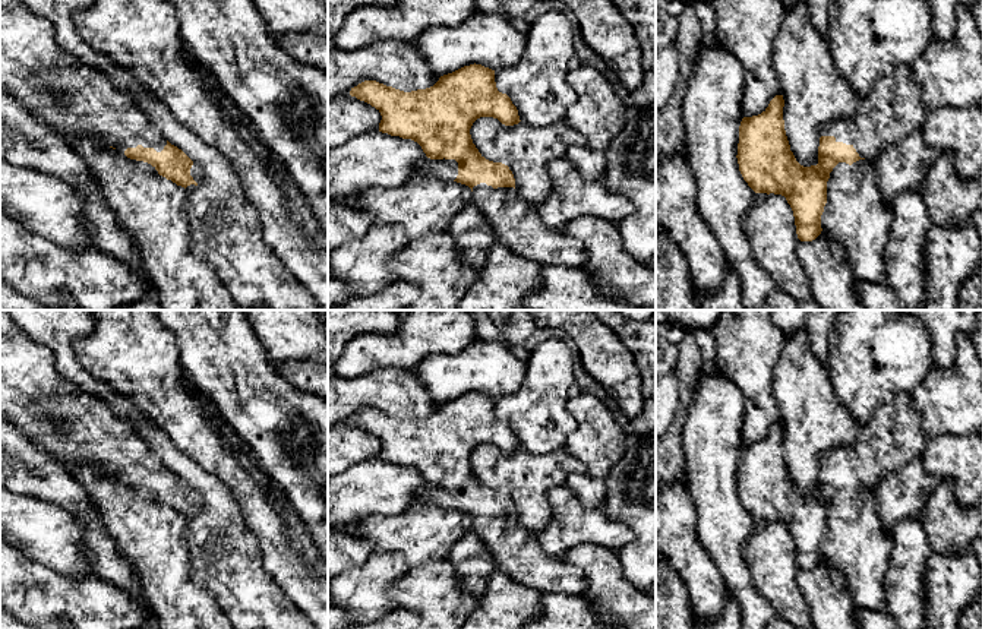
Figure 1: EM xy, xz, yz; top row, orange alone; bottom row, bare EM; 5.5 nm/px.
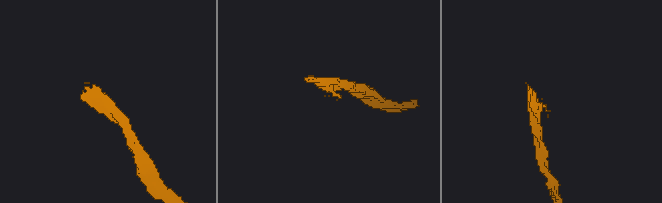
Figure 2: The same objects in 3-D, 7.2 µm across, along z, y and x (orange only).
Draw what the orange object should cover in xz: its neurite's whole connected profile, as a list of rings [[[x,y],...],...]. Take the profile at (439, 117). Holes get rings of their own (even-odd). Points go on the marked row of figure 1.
[[[474,63],[441,76],[430,88],[411,92],[376,80],[364,80],[351,88],[350,95],[370,104],[381,113],[379,132],[417,142],[430,159],[455,159],[458,162],[458,176],[454,181],[468,186],[471,192],[480,183],[486,183],[493,189],[515,189],[515,178],[509,167],[486,159],[470,135],[473,123],[480,117],[498,118],[505,126],[521,121],[511,98],[498,91],[495,70]]]

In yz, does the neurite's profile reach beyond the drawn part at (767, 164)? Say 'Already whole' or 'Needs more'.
Already whole

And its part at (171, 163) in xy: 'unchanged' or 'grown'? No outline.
unchanged

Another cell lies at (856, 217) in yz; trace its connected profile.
[[[839,162],[827,181],[821,228],[847,253],[855,281],[888,284],[885,246],[893,208],[884,200],[875,162]]]

